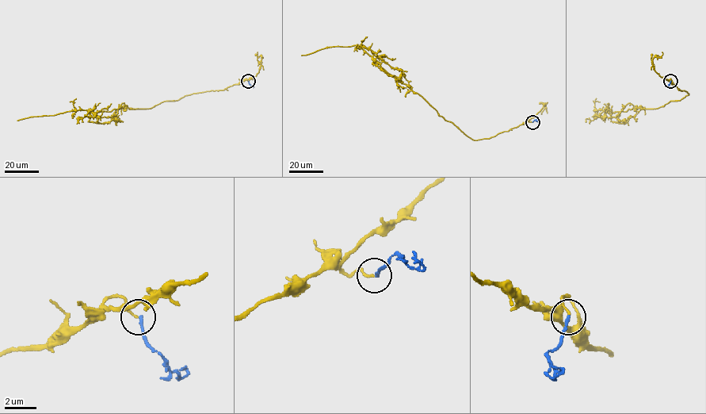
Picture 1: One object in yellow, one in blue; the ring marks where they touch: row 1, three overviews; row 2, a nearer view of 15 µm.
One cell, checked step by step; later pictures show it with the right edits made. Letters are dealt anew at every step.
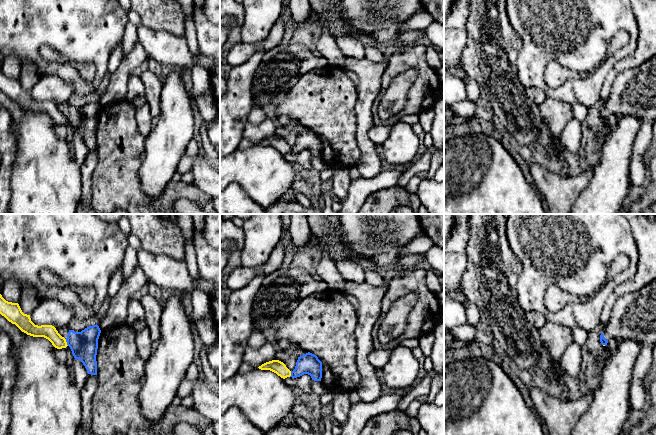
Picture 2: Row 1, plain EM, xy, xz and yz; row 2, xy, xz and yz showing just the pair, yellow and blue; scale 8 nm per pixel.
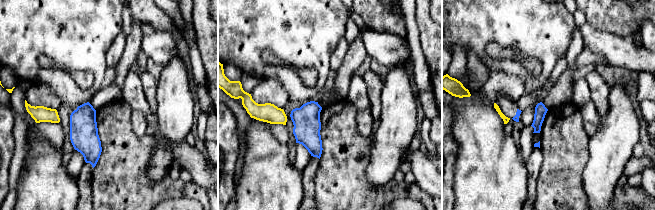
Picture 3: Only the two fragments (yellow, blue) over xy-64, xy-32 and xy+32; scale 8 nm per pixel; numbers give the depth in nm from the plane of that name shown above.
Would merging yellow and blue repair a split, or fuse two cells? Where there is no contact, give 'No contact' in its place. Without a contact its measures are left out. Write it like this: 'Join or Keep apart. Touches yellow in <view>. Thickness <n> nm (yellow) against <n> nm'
Keep apart. Touches yellow in xy. Thickness 120 nm (yellow) against 220 nm

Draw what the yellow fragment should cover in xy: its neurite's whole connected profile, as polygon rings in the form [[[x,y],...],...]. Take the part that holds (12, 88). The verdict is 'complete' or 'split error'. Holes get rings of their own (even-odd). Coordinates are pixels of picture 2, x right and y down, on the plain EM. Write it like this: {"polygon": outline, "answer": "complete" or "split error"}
{"polygon": [[[0,70],[0,90],[15,100],[22,108],[33,113],[48,115],[57,125],[66,124],[67,118],[52,101],[35,101],[30,91],[24,90],[18,79],[6,77]]], "answer": "complete"}

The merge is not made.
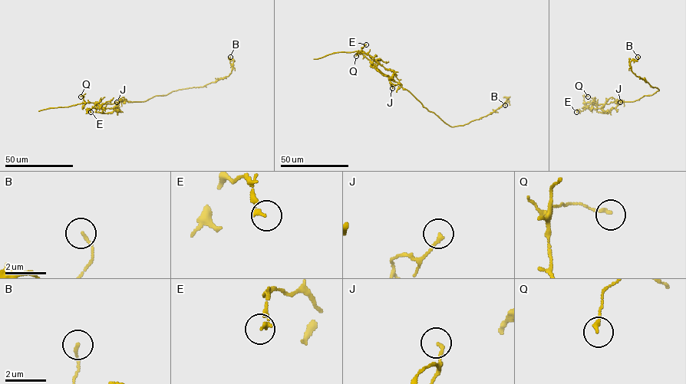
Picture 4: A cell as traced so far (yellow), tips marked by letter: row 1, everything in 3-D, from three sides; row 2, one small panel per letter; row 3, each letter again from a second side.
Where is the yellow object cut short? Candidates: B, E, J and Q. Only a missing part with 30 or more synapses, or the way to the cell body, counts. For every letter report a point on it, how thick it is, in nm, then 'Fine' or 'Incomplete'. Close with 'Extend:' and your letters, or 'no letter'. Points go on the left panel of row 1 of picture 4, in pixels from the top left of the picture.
B: Place: (230, 57). Thickness 120 nm. Fine
E: Place: (90, 112). Thickness 160 nm. Fine
J: Place: (117, 102). Thickness 150 nm. Fine
Q: Place: (80, 96). Thickness 170 nm. Fine
Extend: no letter

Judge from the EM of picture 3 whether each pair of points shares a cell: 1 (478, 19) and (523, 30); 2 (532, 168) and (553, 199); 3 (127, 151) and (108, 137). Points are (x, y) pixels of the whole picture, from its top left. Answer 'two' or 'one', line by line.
1: one
2: two
3: one

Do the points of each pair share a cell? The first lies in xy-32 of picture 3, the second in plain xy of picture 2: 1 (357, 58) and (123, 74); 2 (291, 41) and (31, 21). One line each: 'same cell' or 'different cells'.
1: same cell
2: same cell

